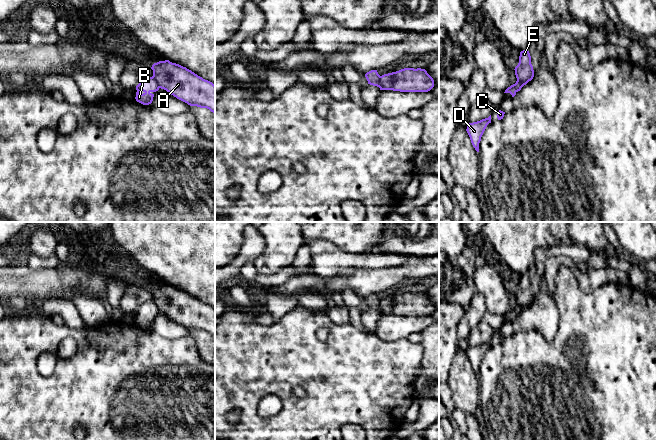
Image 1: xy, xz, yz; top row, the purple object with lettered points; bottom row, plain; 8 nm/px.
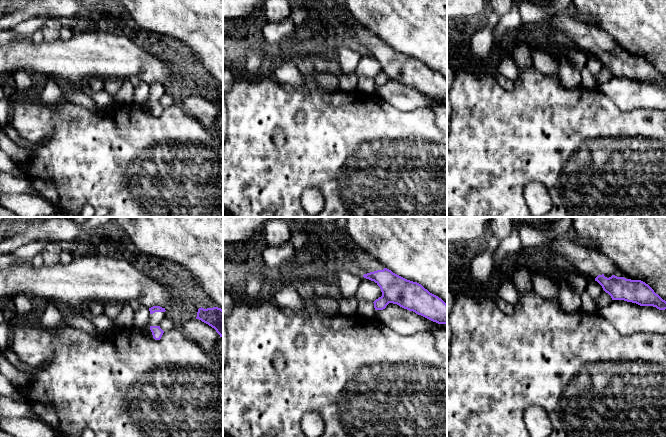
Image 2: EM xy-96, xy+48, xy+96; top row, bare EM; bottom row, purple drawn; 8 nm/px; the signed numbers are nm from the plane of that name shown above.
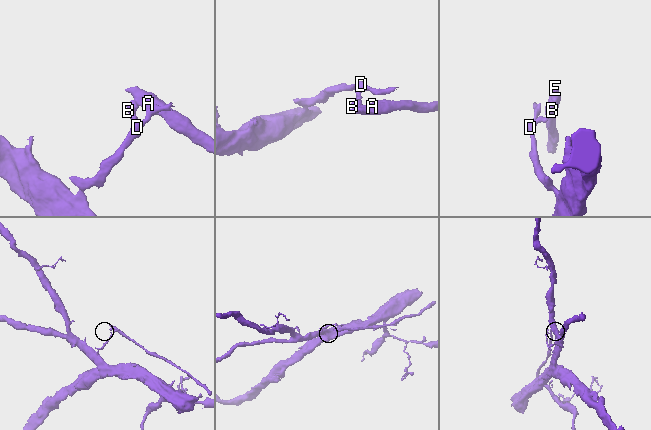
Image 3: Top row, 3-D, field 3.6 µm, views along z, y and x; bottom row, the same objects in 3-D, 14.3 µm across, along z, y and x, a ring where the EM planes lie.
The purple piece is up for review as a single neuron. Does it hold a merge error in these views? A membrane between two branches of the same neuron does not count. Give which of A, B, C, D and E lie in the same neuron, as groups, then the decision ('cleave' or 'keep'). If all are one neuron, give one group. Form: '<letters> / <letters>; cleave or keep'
A E / B C D; cleave

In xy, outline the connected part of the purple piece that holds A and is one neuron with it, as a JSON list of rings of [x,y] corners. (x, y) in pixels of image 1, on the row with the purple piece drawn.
[[[169,60],[154,63],[151,69],[159,88],[166,90],[190,106],[207,108],[215,113],[215,85],[212,82],[203,79],[186,67],[172,63]]]

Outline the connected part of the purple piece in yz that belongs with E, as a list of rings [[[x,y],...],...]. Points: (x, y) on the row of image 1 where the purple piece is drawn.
[[[523,50],[520,52],[519,63],[514,70],[516,78],[519,82],[528,83],[533,79],[534,70],[528,50]]]

